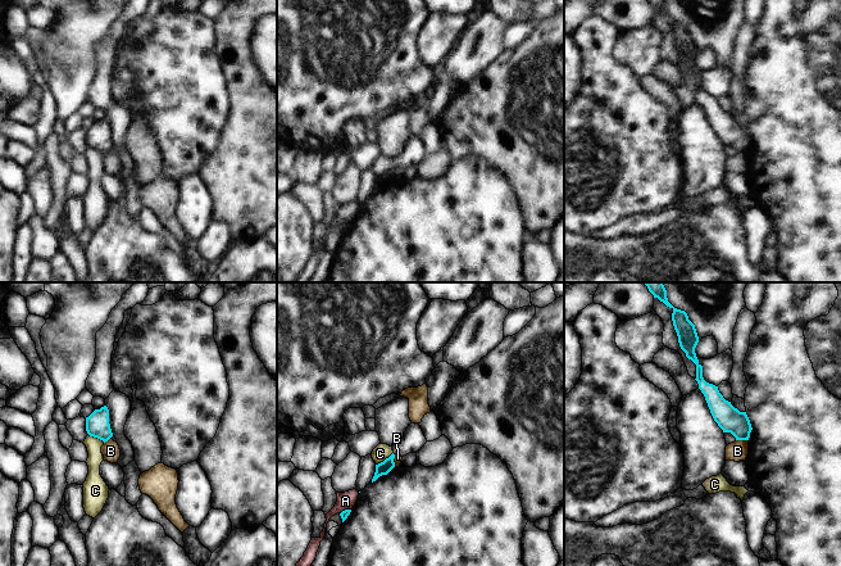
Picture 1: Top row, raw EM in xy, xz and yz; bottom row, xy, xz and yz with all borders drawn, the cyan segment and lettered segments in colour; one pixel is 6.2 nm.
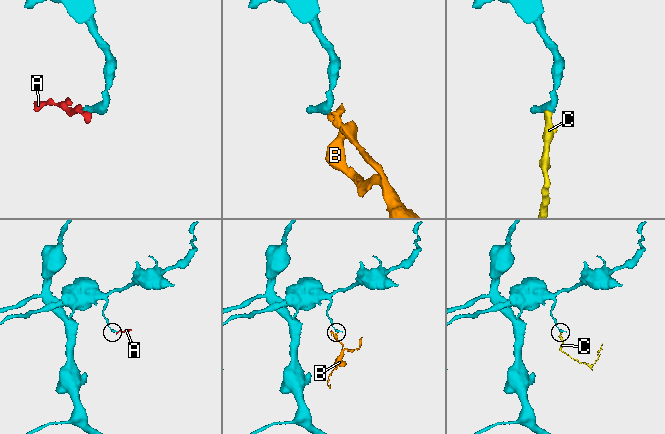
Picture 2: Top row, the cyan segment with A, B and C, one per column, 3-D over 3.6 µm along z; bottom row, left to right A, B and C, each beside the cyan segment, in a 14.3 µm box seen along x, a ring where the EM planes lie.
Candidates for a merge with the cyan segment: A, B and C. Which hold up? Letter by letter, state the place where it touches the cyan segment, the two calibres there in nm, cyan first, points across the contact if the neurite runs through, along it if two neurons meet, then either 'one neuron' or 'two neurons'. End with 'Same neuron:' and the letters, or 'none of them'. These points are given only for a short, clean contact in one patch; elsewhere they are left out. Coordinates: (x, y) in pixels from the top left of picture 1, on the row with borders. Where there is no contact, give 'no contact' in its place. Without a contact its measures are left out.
A: xz (345, 510) | 50/110 nm | along xz (350, 508), (345, 508), (340, 514) | two neurons
B: yz (742, 439) | 160/120 nm | along yz (736, 439), (748, 440) | two neurons
C: xz (385, 460) | 80/100 nm | along xz (392, 452), (376, 465) | two neurons
Same neuron: none of them

